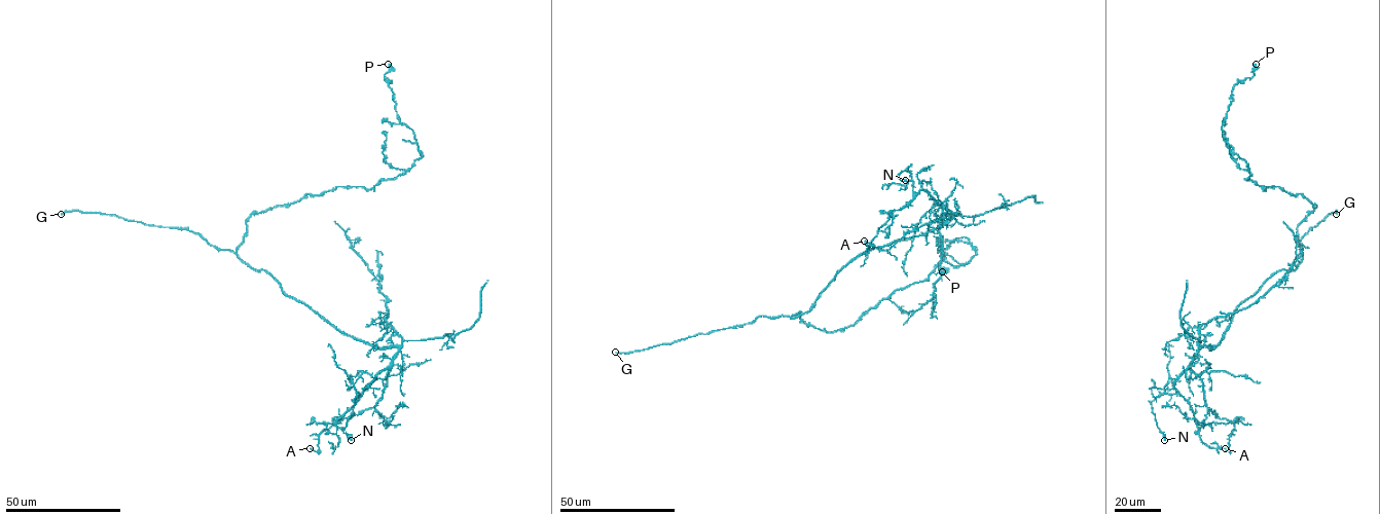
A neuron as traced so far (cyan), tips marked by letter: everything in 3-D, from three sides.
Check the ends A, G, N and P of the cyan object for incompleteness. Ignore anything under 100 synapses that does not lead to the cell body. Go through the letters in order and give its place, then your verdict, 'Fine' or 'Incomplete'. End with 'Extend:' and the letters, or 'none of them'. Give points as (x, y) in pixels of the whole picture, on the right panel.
A: Place: (1225, 448). Fine
G: Place: (1336, 214). Incomplete
N: Place: (1164, 440). Fine
P: Place: (1256, 64). Fine
Extend: G

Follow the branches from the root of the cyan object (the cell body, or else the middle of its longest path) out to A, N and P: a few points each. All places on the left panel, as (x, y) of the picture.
A: (249, 265), (340, 331), (399, 349), (378, 402), (324, 429), (319, 449), (310, 448)
N: (249, 265), (266, 270), (286, 295), (340, 331), (377, 347), (399, 349), (353, 400), (343, 429), (351, 440)
P: (249, 265), (237, 248), (252, 214), (337, 187), (371, 189), (422, 156), (396, 111), (385, 76), (388, 64)

